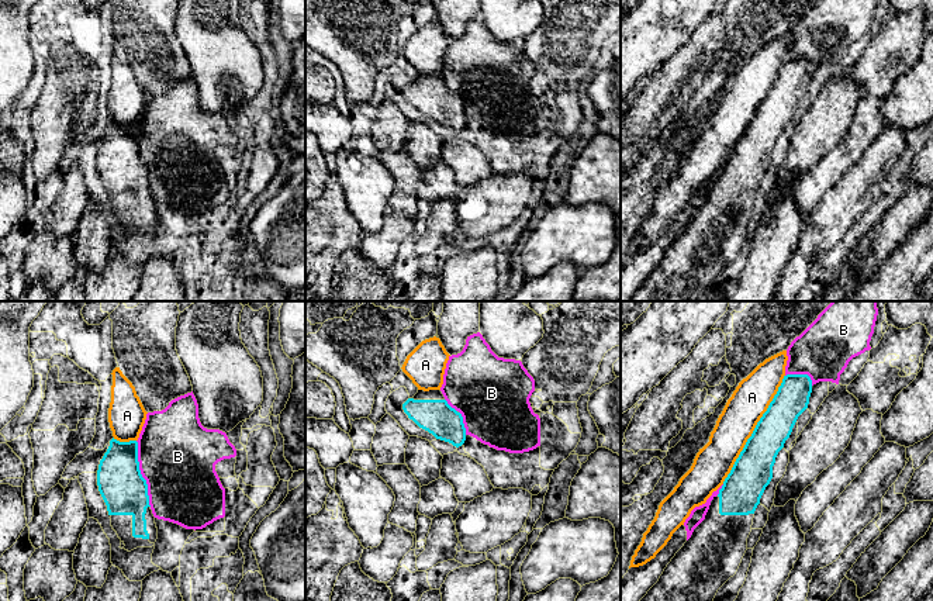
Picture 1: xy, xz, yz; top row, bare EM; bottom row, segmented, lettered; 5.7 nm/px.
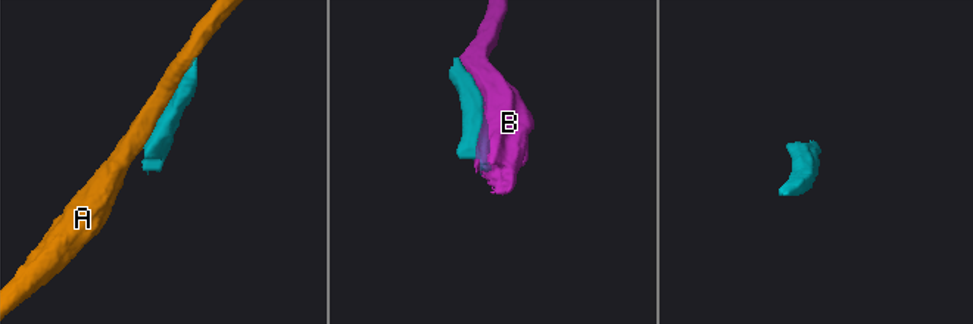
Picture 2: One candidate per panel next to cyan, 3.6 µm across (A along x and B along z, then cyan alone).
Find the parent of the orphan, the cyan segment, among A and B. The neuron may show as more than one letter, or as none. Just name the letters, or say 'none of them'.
none of them

